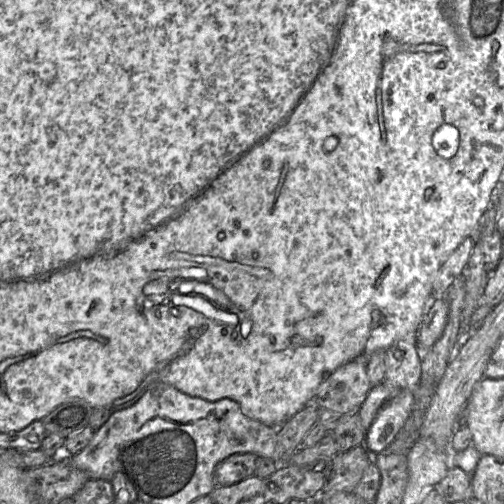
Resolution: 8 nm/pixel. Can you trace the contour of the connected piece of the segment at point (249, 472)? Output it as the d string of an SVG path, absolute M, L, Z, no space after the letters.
M235 453L222 460L215 469L217 486L229 486L255 475L257 457L253 453Z

